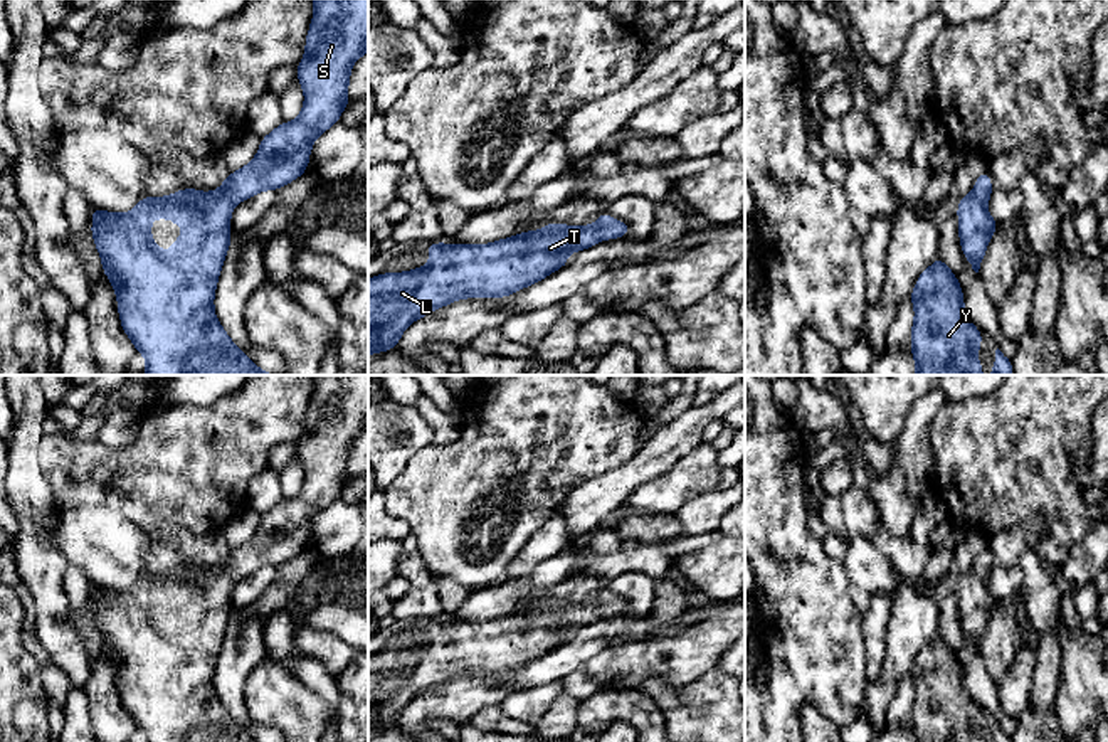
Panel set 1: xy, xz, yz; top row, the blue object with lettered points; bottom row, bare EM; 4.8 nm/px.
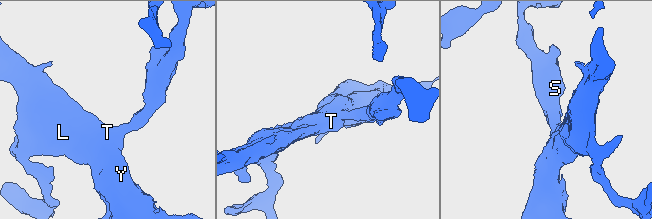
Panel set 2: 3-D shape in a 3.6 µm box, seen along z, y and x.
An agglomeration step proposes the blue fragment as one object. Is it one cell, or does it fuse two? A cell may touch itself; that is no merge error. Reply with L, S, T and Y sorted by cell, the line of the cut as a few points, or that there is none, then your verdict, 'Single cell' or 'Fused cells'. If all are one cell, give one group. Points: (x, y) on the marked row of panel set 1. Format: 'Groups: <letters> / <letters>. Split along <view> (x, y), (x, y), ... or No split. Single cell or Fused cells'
Groups: L S T Y. No split. Single cell

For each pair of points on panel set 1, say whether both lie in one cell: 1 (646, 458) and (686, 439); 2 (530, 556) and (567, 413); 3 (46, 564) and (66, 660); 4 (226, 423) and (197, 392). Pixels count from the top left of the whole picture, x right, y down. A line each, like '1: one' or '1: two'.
1: one
2: two
3: one
4: two

